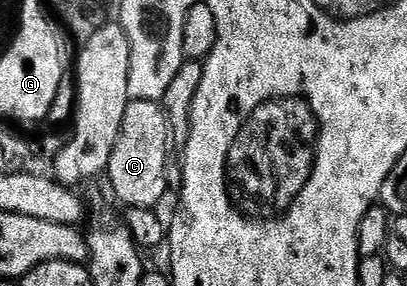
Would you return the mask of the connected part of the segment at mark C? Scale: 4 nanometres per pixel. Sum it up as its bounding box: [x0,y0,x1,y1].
[107,101,171,209]

